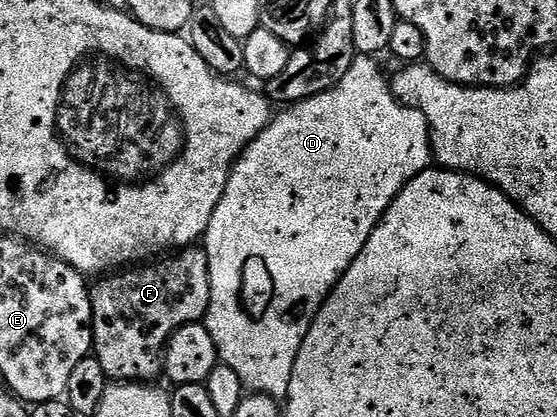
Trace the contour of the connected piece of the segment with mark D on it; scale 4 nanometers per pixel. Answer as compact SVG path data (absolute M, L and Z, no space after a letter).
M356 54L353 65L349 65L349 73L345 73L345 77L341 77L341 81L333 85L333 89L280 110L283 112L280 115L278 112L270 125L243 150L235 166L231 168L231 176L225 185L225 193L221 193L221 201L217 201L217 209L213 209L213 217L209 221L205 236L211 278L211 300L205 316L205 326L213 337L221 362L229 365L229 369L233 369L237 377L241 377L248 392L270 395L276 401L286 400L297 353L309 333L311 323L323 308L323 303L331 295L332 289L339 284L340 277L347 272L349 265L353 265L361 249L365 249L365 241L369 241L373 229L383 220L383 214L399 196L401 189L405 189L405 185L409 185L413 177L417 177L432 166L431 130L425 117L420 111L404 107L397 101L397 97L391 91L388 72L385 73L379 68L379 61L378 58L369 55Z

